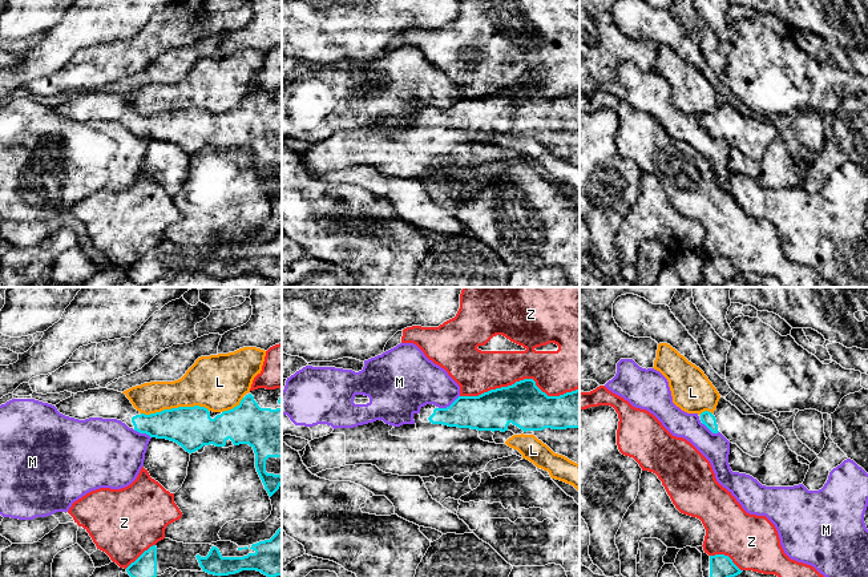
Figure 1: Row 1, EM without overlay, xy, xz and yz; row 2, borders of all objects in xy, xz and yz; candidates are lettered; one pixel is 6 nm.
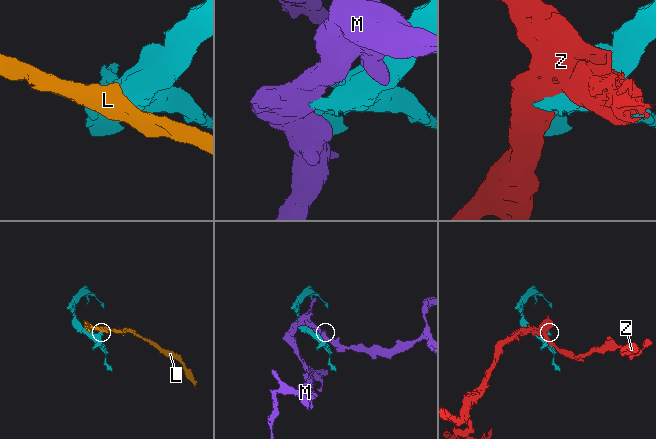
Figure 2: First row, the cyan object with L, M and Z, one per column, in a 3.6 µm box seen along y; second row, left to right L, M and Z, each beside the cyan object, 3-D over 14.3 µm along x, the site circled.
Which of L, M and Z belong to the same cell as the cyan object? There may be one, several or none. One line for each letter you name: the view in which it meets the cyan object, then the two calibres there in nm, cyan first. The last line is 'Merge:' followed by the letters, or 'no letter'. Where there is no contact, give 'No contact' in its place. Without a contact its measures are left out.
Merge: no letter

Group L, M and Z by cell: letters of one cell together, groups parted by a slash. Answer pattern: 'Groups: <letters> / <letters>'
Groups: L / M / Z

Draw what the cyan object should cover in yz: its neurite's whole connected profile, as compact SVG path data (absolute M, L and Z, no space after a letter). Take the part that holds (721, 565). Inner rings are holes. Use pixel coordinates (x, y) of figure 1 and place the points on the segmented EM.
M697 546L697 549L702 553L703 577L735 577L743 572L732 562L728 556L708 556L703 550L703 546Z

